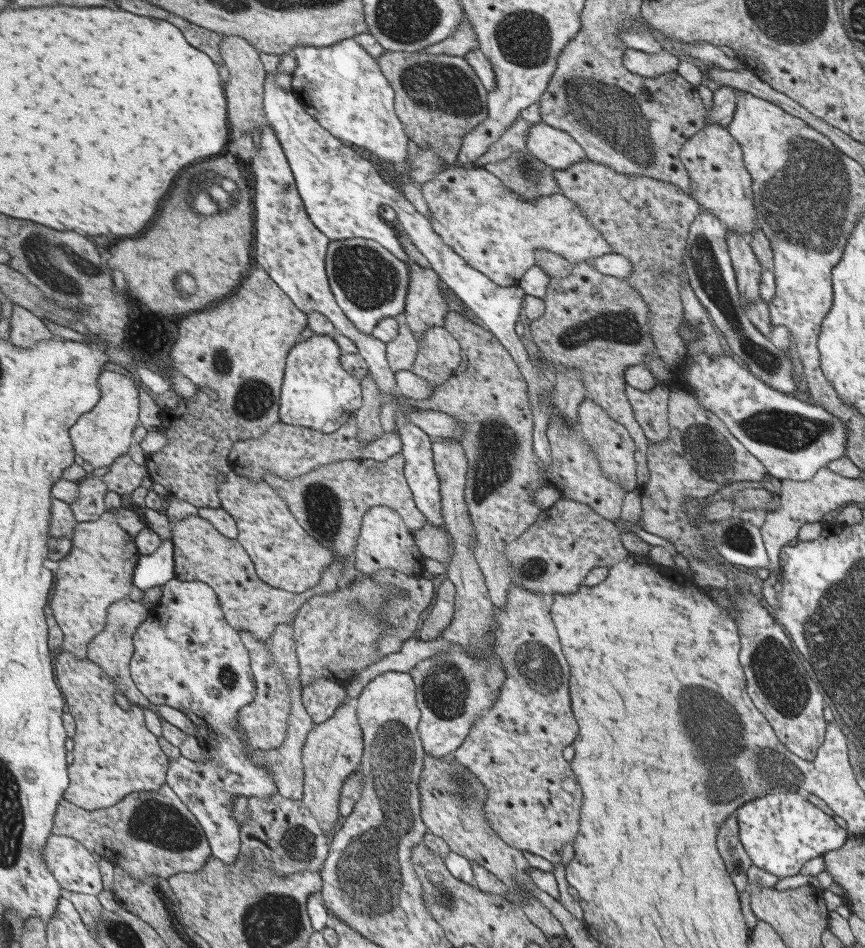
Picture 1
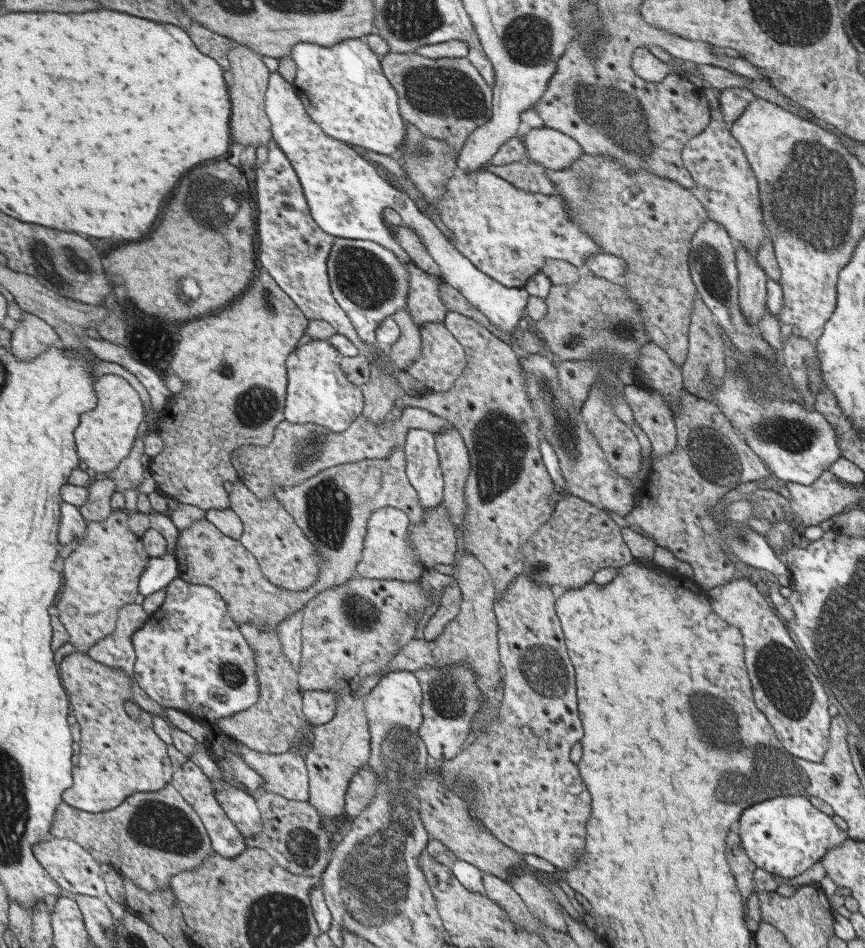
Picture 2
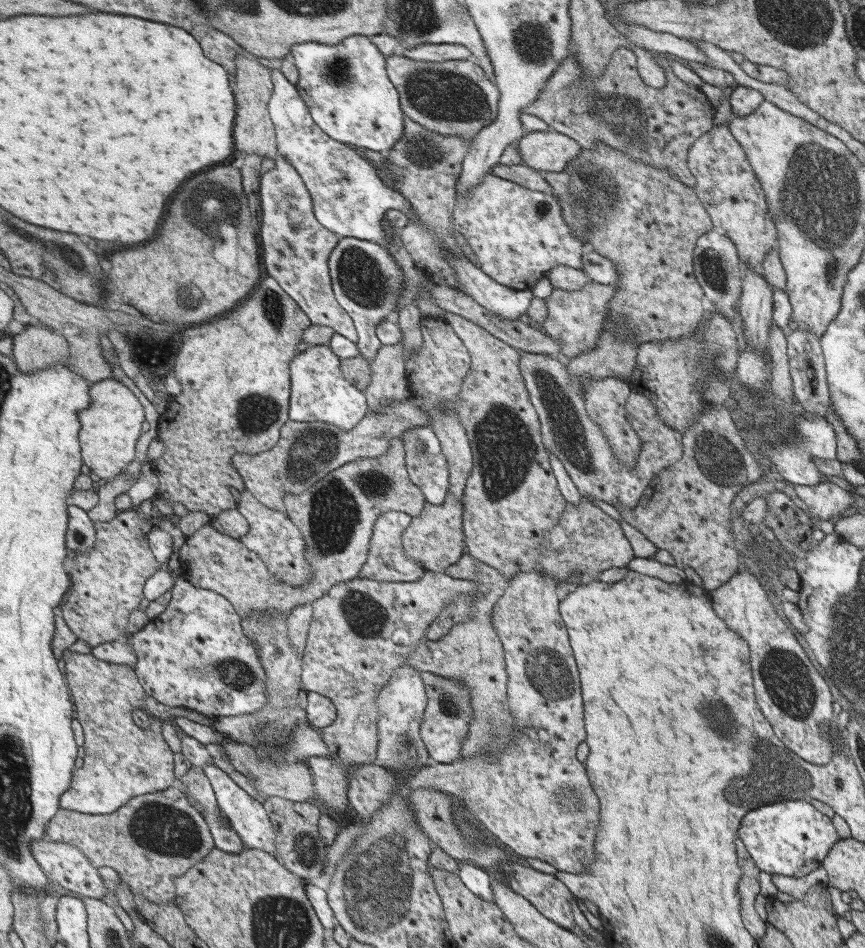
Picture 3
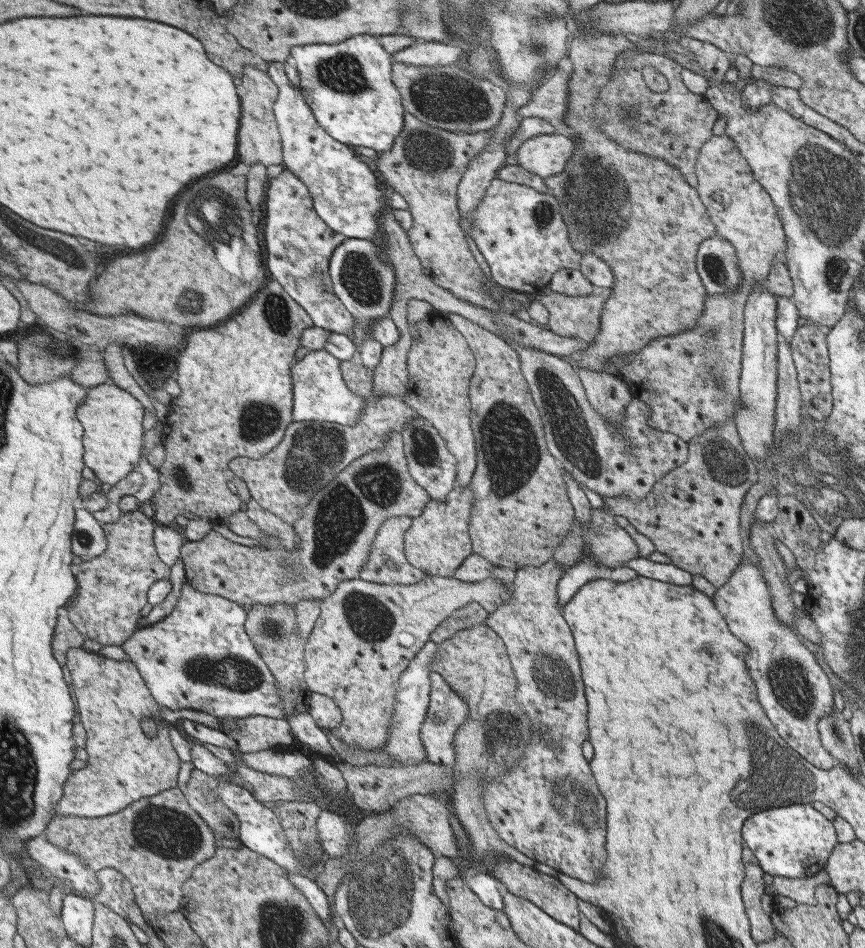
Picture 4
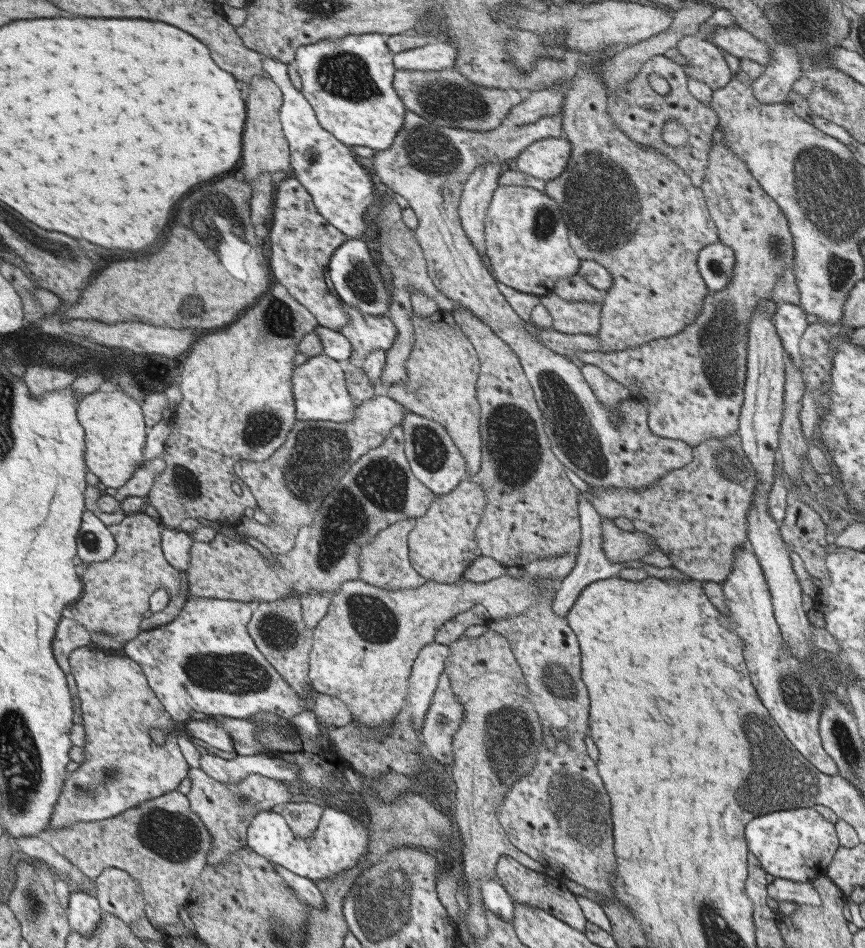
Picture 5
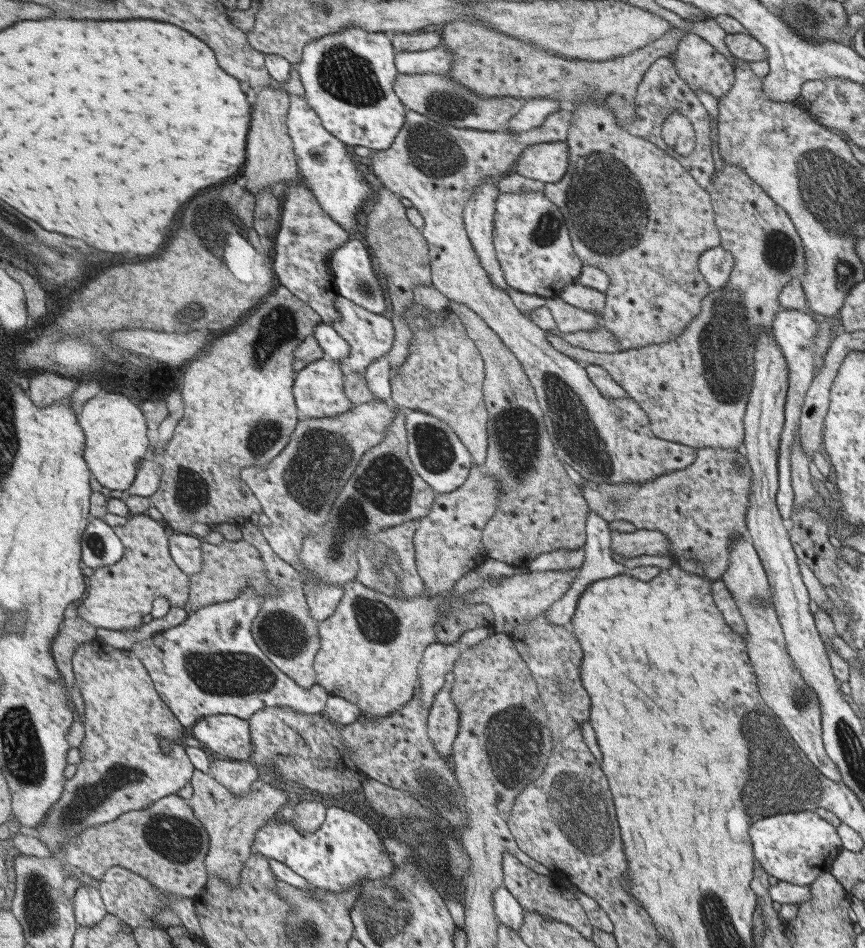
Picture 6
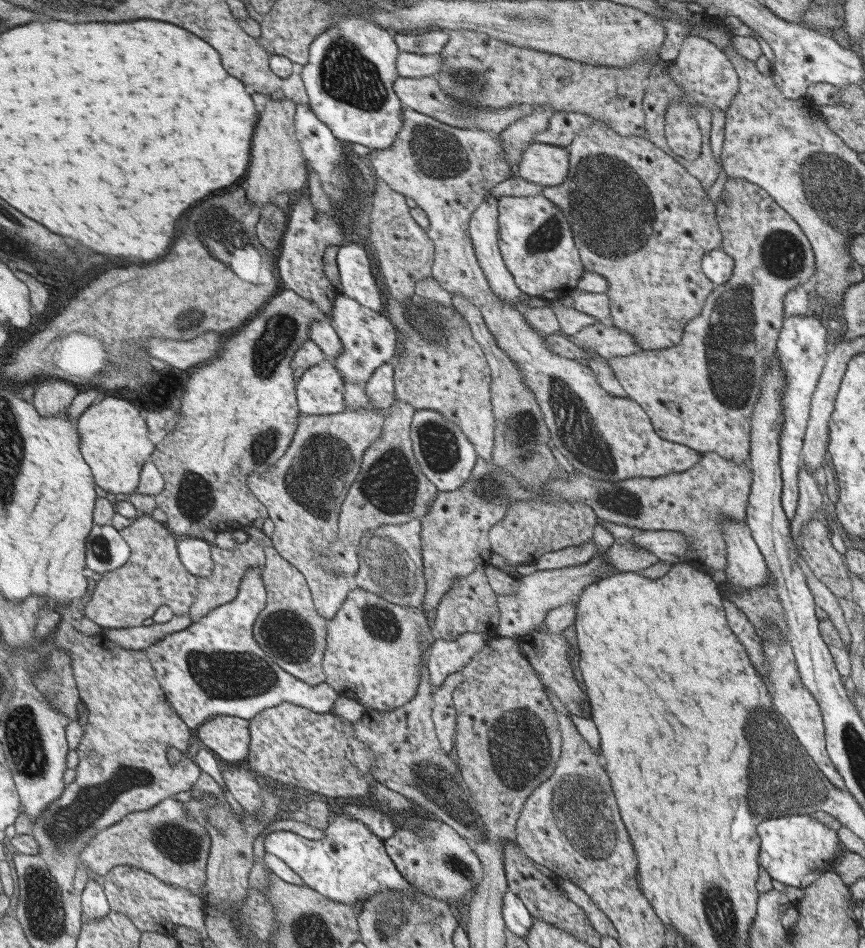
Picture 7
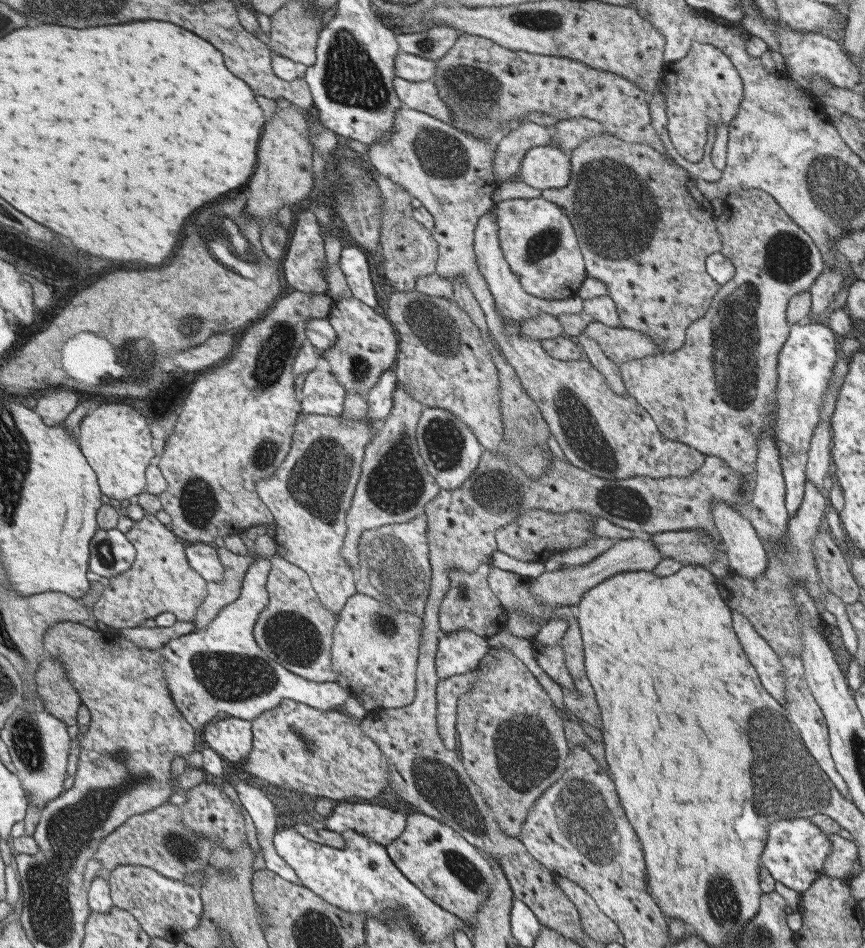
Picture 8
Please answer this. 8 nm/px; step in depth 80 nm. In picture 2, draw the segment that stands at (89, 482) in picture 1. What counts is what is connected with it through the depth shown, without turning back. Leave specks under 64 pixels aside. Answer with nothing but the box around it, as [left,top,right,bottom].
[79,479,118,522]

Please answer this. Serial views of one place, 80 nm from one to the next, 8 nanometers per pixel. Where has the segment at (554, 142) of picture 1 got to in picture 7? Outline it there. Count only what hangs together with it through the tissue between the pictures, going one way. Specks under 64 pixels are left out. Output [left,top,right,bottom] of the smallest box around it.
[513,143,568,187]

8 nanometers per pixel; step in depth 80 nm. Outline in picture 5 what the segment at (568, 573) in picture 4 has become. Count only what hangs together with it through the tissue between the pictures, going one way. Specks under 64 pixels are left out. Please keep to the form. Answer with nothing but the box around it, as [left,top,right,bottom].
[552,497,625,618]

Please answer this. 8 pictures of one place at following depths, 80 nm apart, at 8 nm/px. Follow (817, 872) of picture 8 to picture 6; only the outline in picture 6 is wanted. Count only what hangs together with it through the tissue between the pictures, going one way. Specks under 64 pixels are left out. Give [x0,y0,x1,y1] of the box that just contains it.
[749,810,841,886]

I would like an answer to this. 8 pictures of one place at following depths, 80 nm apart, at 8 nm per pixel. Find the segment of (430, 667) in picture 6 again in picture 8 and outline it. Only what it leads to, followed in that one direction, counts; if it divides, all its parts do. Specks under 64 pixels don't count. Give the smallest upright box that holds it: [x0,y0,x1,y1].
[434,630,490,680]

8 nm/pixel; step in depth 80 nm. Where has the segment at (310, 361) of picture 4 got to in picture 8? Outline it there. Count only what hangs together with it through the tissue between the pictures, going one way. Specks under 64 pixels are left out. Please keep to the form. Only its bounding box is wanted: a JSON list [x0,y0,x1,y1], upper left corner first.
[302,371,347,416]

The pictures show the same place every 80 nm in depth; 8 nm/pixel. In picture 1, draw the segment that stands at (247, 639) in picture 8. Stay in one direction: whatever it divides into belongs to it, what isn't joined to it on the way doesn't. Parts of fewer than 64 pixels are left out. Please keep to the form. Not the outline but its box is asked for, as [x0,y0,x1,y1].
[130,578,278,864]

